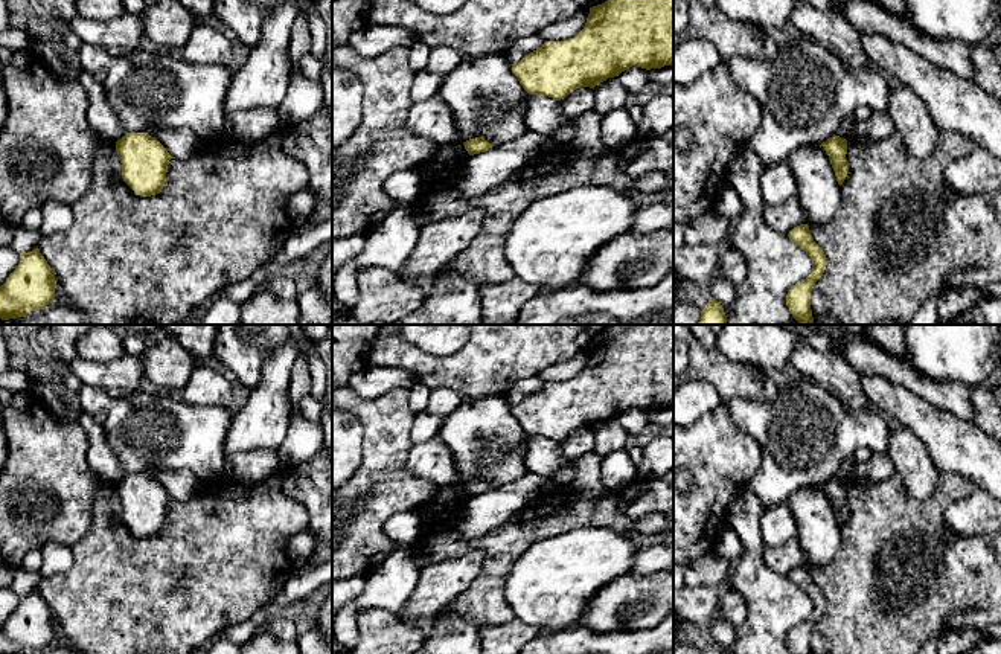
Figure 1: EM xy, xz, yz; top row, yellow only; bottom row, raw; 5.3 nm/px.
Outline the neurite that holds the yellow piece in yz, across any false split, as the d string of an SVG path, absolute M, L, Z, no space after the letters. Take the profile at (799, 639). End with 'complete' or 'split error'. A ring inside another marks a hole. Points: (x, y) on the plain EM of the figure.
M800 566L788 575L789 581L803 590L812 602L811 616L801 624L791 628L786 636L786 648L791 654L812 654L811 633L815 624L823 617L827 602L823 590L814 582L809 567Z | complete

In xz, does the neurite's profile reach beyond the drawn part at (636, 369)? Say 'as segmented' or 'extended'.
as segmented

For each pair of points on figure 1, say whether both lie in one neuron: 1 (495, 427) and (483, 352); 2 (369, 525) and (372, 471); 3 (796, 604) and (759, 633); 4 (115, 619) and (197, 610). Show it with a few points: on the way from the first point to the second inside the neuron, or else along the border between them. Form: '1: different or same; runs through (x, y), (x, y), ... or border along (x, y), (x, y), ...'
1: different; border along (503, 394), (462, 403)
2: same; runs through (369, 511), (369, 491), (372, 485)
3: same; runs through (786, 605), (768, 624)
4: same; runs through (134, 612), (177, 610)

